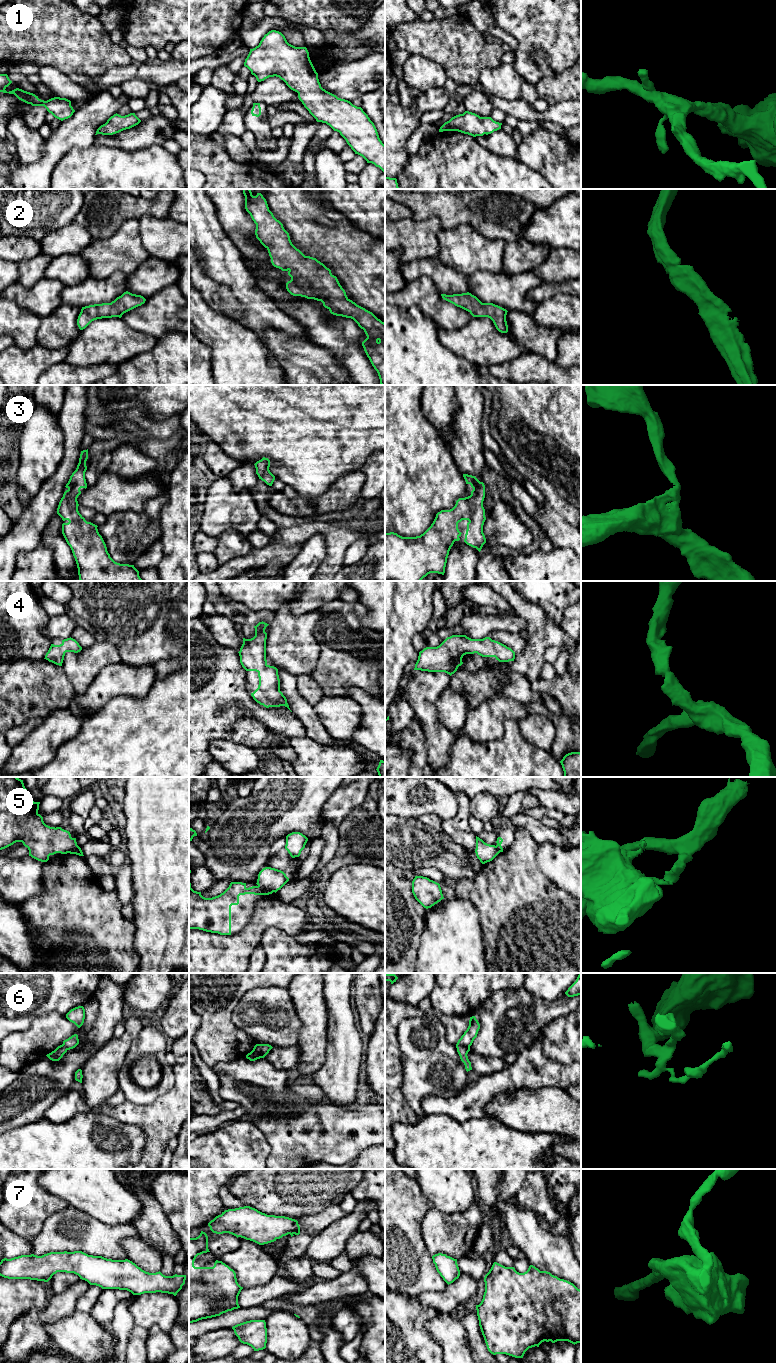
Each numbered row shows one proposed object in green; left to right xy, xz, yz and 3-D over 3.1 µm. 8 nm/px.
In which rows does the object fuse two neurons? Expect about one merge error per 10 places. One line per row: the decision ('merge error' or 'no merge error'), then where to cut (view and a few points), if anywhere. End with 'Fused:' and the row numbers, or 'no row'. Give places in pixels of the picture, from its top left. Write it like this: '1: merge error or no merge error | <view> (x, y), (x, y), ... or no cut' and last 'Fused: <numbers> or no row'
1: no merge error | no cut
2: no merge error | no cut
3: no merge error | no cut
4: no merge error | no cut
5: merge error | xz (257, 886), (272, 892)
6: merge error | xz (261, 1044), (260, 1051), (249, 1059)
7: no merge error | no cut
Fused: 5, 6

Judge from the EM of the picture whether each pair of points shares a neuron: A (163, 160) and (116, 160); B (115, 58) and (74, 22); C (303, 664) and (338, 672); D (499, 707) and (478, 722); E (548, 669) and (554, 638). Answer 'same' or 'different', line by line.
A: same
B: same
C: different
D: same
E: different

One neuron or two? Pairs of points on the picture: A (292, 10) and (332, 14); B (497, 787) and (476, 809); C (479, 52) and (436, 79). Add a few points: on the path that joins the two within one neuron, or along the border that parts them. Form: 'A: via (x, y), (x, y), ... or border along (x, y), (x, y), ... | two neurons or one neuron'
A: via (302, 10), (322, 10) | one neuron
B: border along (496, 797), (486, 792), (478, 792), (469, 799) | two neurons
C: border along (427, 59), (436, 61), (444, 69), (448, 77) | two neurons

